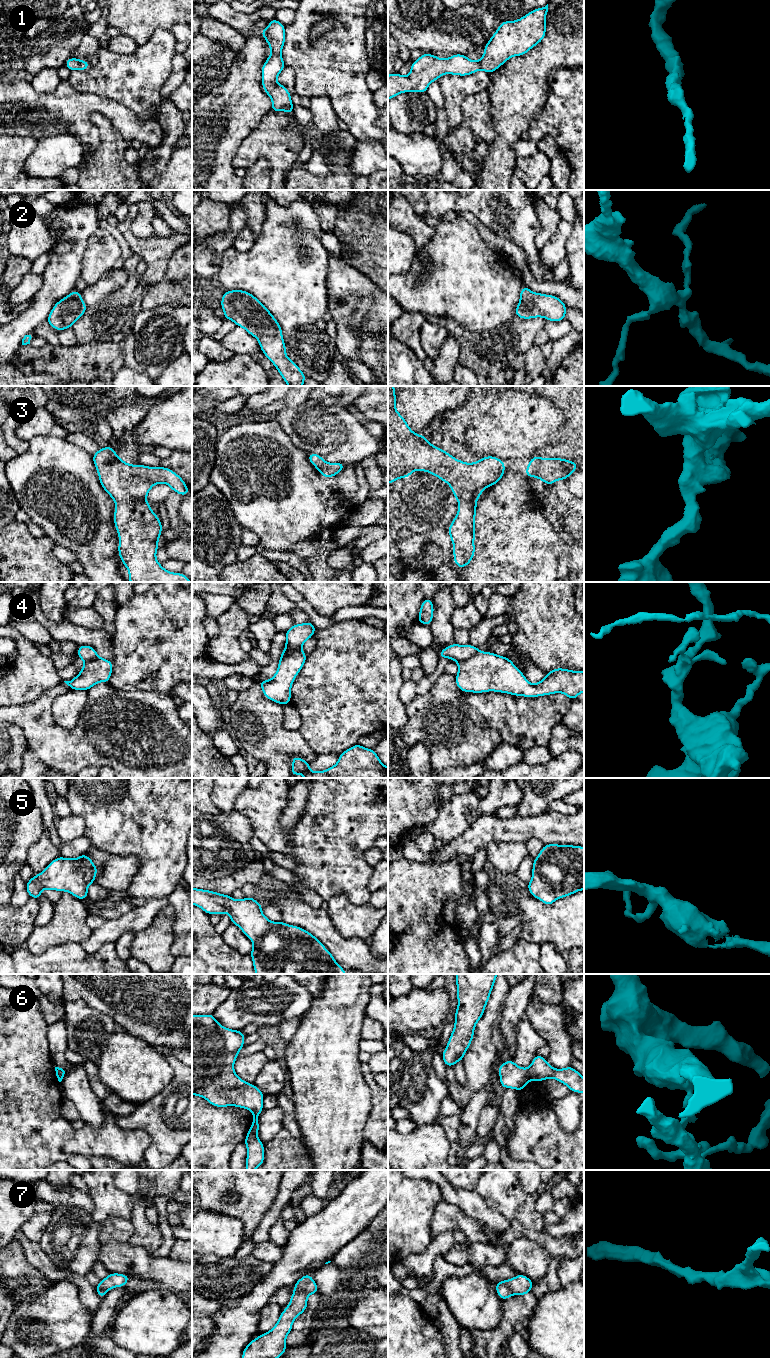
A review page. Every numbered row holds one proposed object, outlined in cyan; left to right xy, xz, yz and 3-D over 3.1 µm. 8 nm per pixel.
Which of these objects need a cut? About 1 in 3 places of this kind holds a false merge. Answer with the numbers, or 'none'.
4, 6

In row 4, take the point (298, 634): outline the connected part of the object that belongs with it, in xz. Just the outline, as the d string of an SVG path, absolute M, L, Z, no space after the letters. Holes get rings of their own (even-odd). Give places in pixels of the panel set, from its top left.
M309 620L303 624L294 624L290 627L286 632L286 647L283 649L283 653L291 652L293 650L301 648L301 646L310 638L312 638L313 634L316 632L315 626ZM282 654L279 658L281 660Z

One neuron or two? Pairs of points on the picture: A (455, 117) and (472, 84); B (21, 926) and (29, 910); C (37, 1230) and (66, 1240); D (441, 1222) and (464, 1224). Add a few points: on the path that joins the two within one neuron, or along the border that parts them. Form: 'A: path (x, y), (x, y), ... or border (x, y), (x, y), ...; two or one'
A: path (455, 107), (455, 93), (462, 86); one
B: path (21, 922), (26, 914); one
C: border (51, 1212), (51, 1220), (38, 1242); two
D: path (447, 1217), (456, 1216), (458, 1218); one

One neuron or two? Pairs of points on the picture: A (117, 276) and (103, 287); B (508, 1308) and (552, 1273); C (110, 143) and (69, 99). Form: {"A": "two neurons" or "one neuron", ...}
{"A": "one neuron", "B": "one neuron", "C": "two neurons"}

